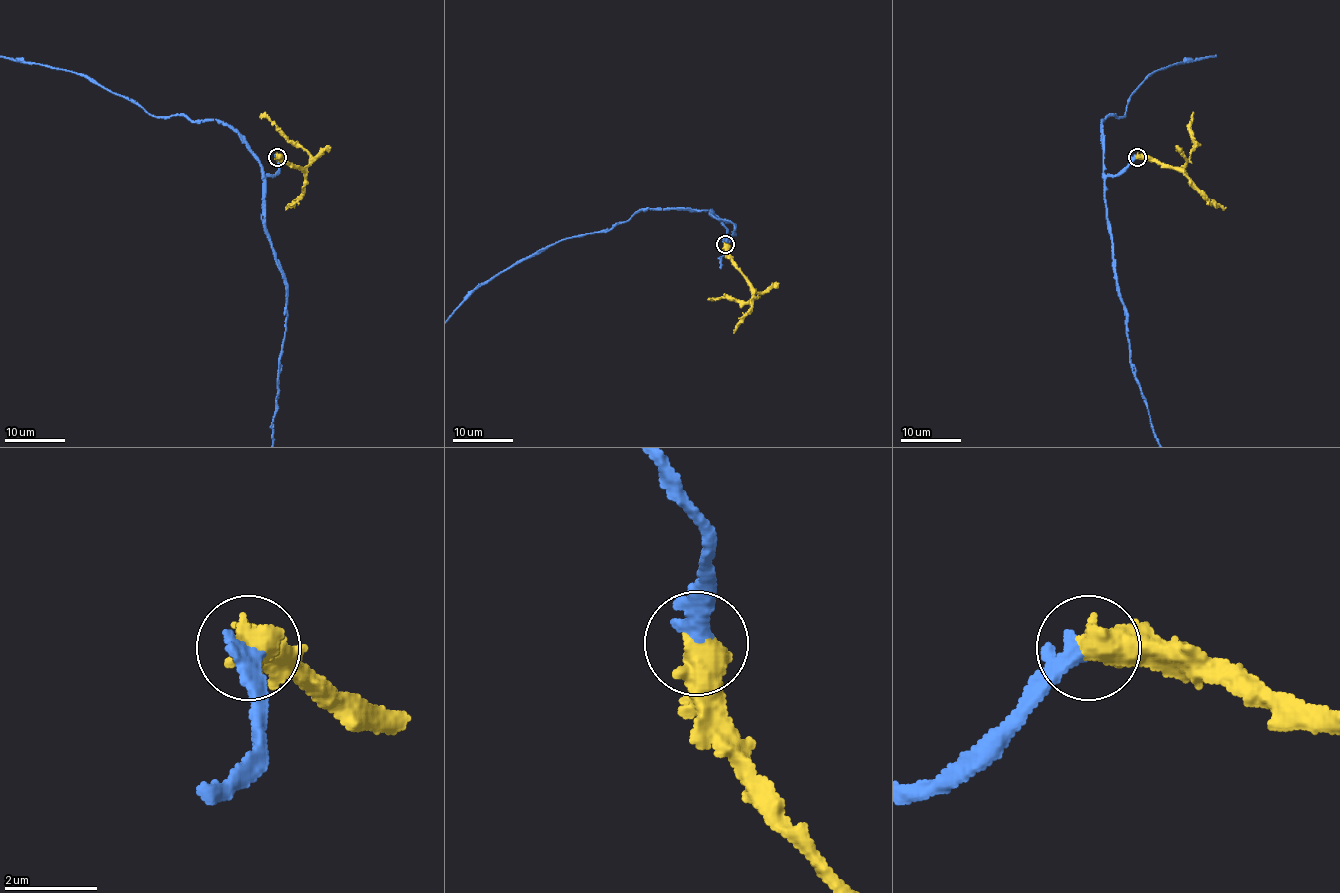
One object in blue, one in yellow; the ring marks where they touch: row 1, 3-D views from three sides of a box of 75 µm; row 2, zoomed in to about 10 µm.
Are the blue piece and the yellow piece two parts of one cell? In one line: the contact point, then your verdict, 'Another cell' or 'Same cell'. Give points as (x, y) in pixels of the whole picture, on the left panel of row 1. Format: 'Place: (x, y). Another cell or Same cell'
Place: (277, 157). Same cell

